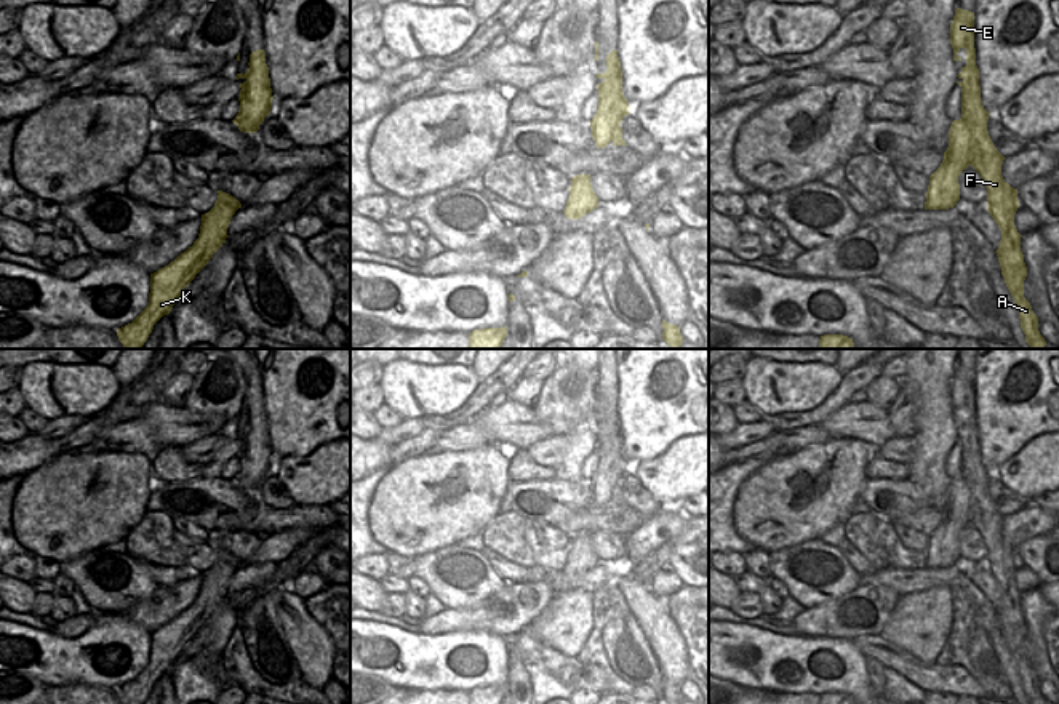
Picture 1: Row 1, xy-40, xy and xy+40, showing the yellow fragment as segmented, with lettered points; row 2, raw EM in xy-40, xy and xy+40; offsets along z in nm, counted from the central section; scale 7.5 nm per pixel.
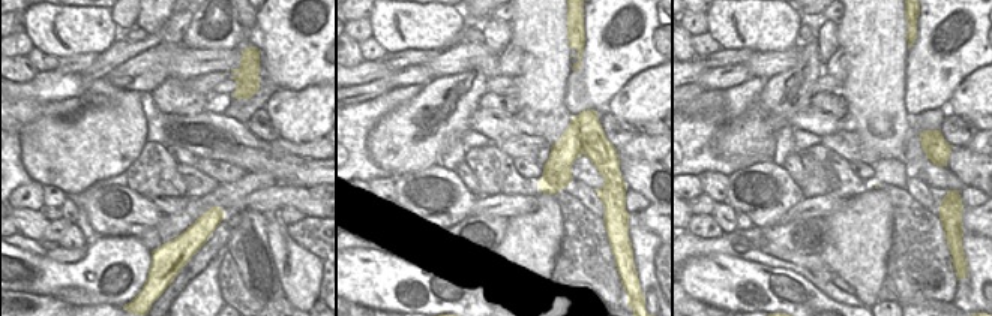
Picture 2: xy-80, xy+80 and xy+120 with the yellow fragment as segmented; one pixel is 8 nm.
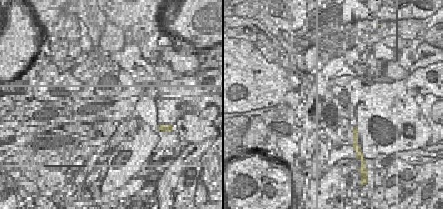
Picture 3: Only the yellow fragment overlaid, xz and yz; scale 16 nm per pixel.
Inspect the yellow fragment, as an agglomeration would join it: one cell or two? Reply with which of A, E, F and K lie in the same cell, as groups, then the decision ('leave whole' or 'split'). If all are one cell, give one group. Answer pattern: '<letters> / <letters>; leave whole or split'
A E F / K; split

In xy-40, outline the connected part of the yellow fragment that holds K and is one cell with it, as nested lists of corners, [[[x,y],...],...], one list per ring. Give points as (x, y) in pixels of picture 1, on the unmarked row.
[[[218,549],[214,565],[202,573],[198,597],[168,624],[150,632],[150,651],[147,666],[128,683],[117,688],[123,704],[144,704],[154,683],[168,674],[195,634],[208,622],[213,613],[226,602],[227,586],[242,562]]]

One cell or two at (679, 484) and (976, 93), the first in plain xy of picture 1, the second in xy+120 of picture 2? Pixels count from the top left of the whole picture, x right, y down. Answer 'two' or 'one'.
one

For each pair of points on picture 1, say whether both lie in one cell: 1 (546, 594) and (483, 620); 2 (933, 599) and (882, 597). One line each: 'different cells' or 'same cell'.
1: same cell
2: different cells

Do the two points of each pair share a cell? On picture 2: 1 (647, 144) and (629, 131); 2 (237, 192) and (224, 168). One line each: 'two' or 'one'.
1: two
2: two

